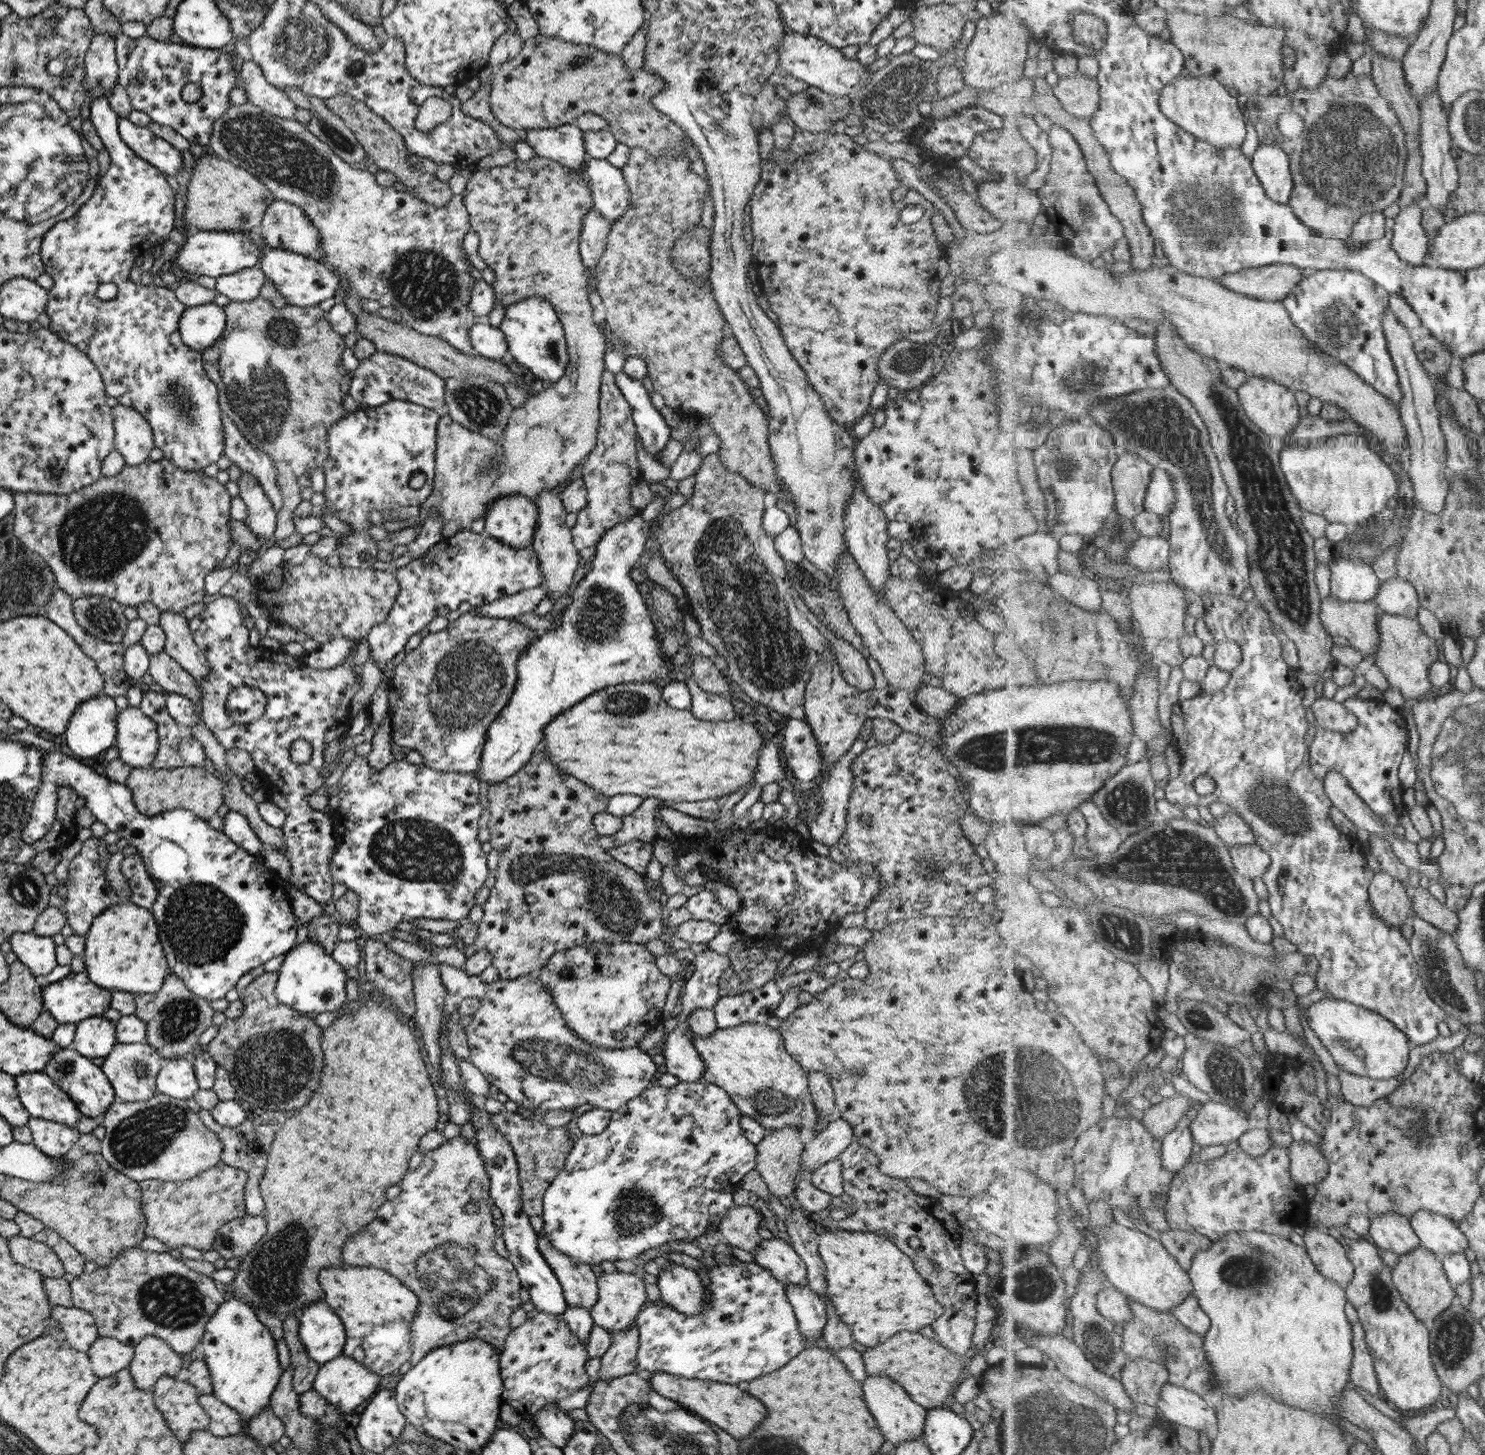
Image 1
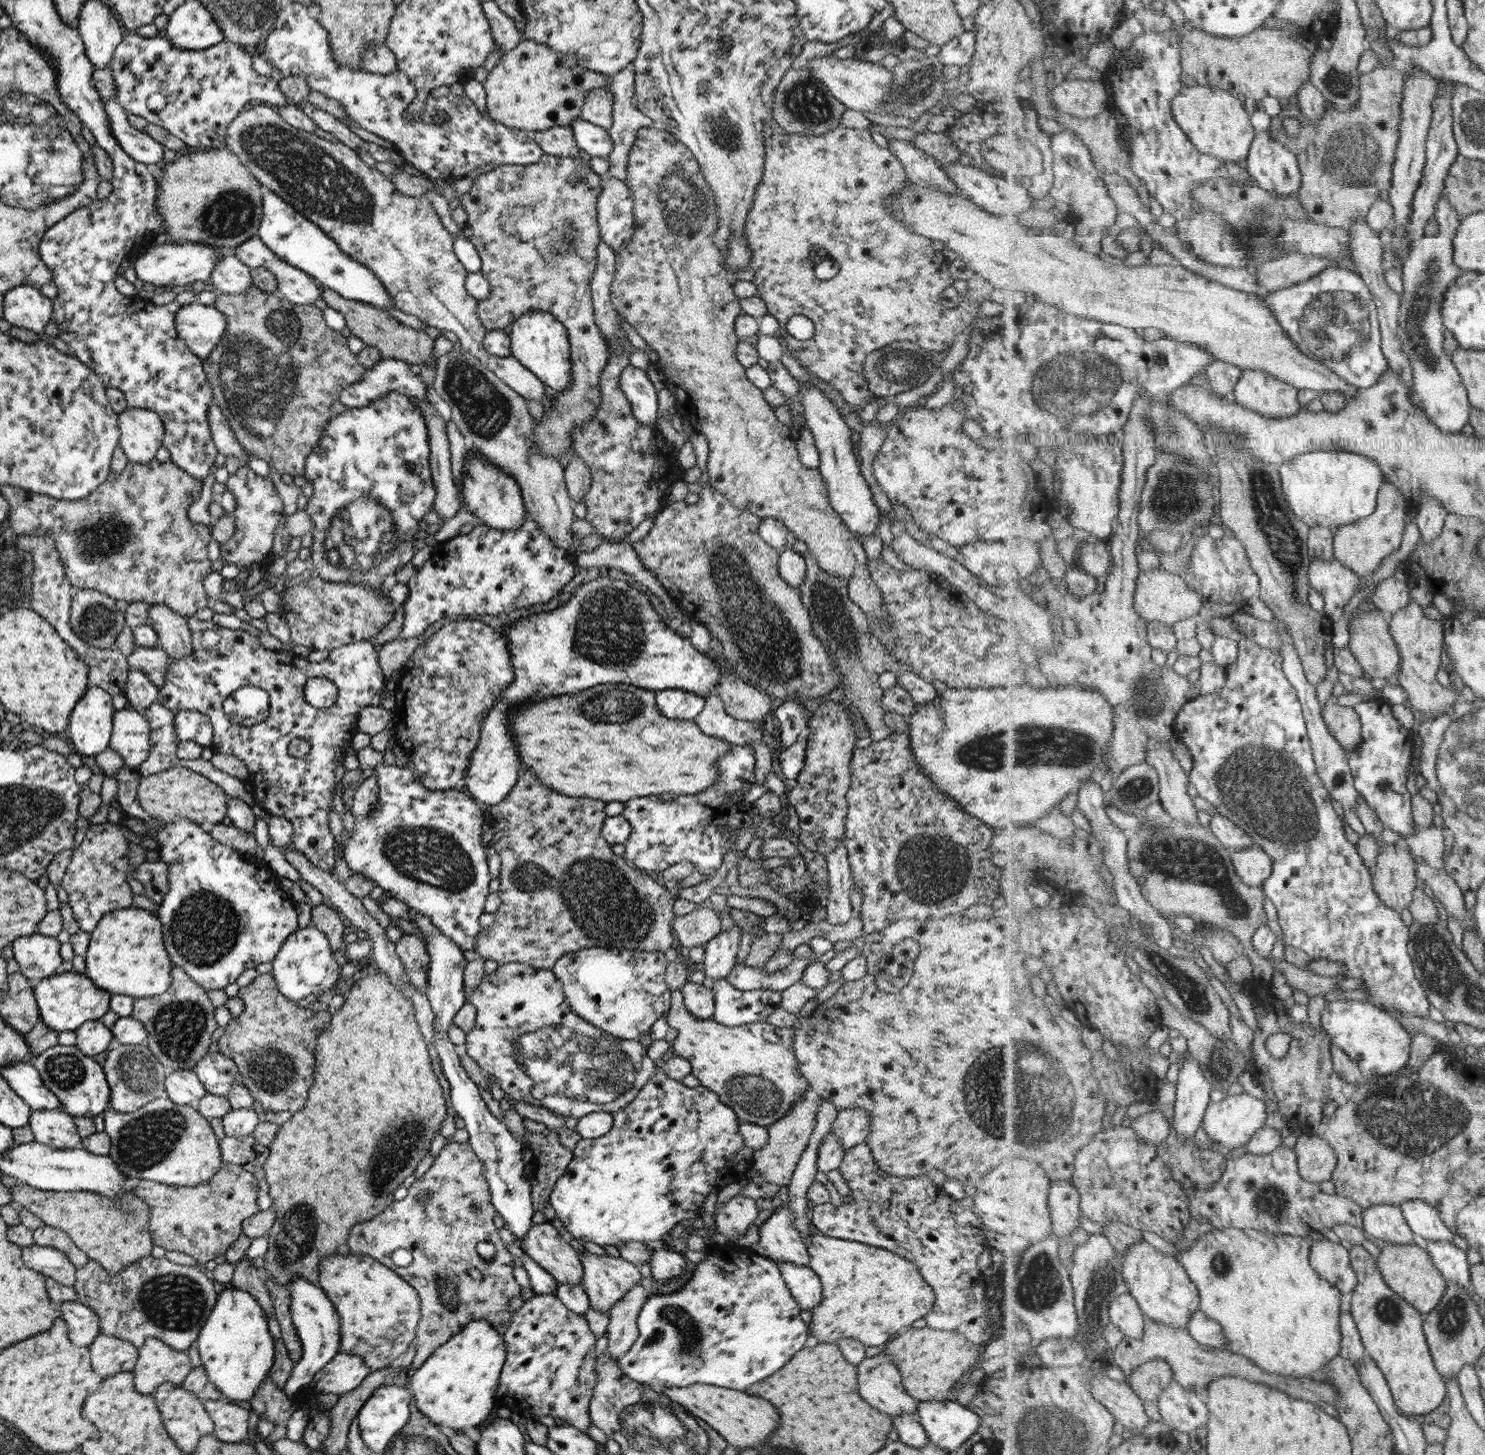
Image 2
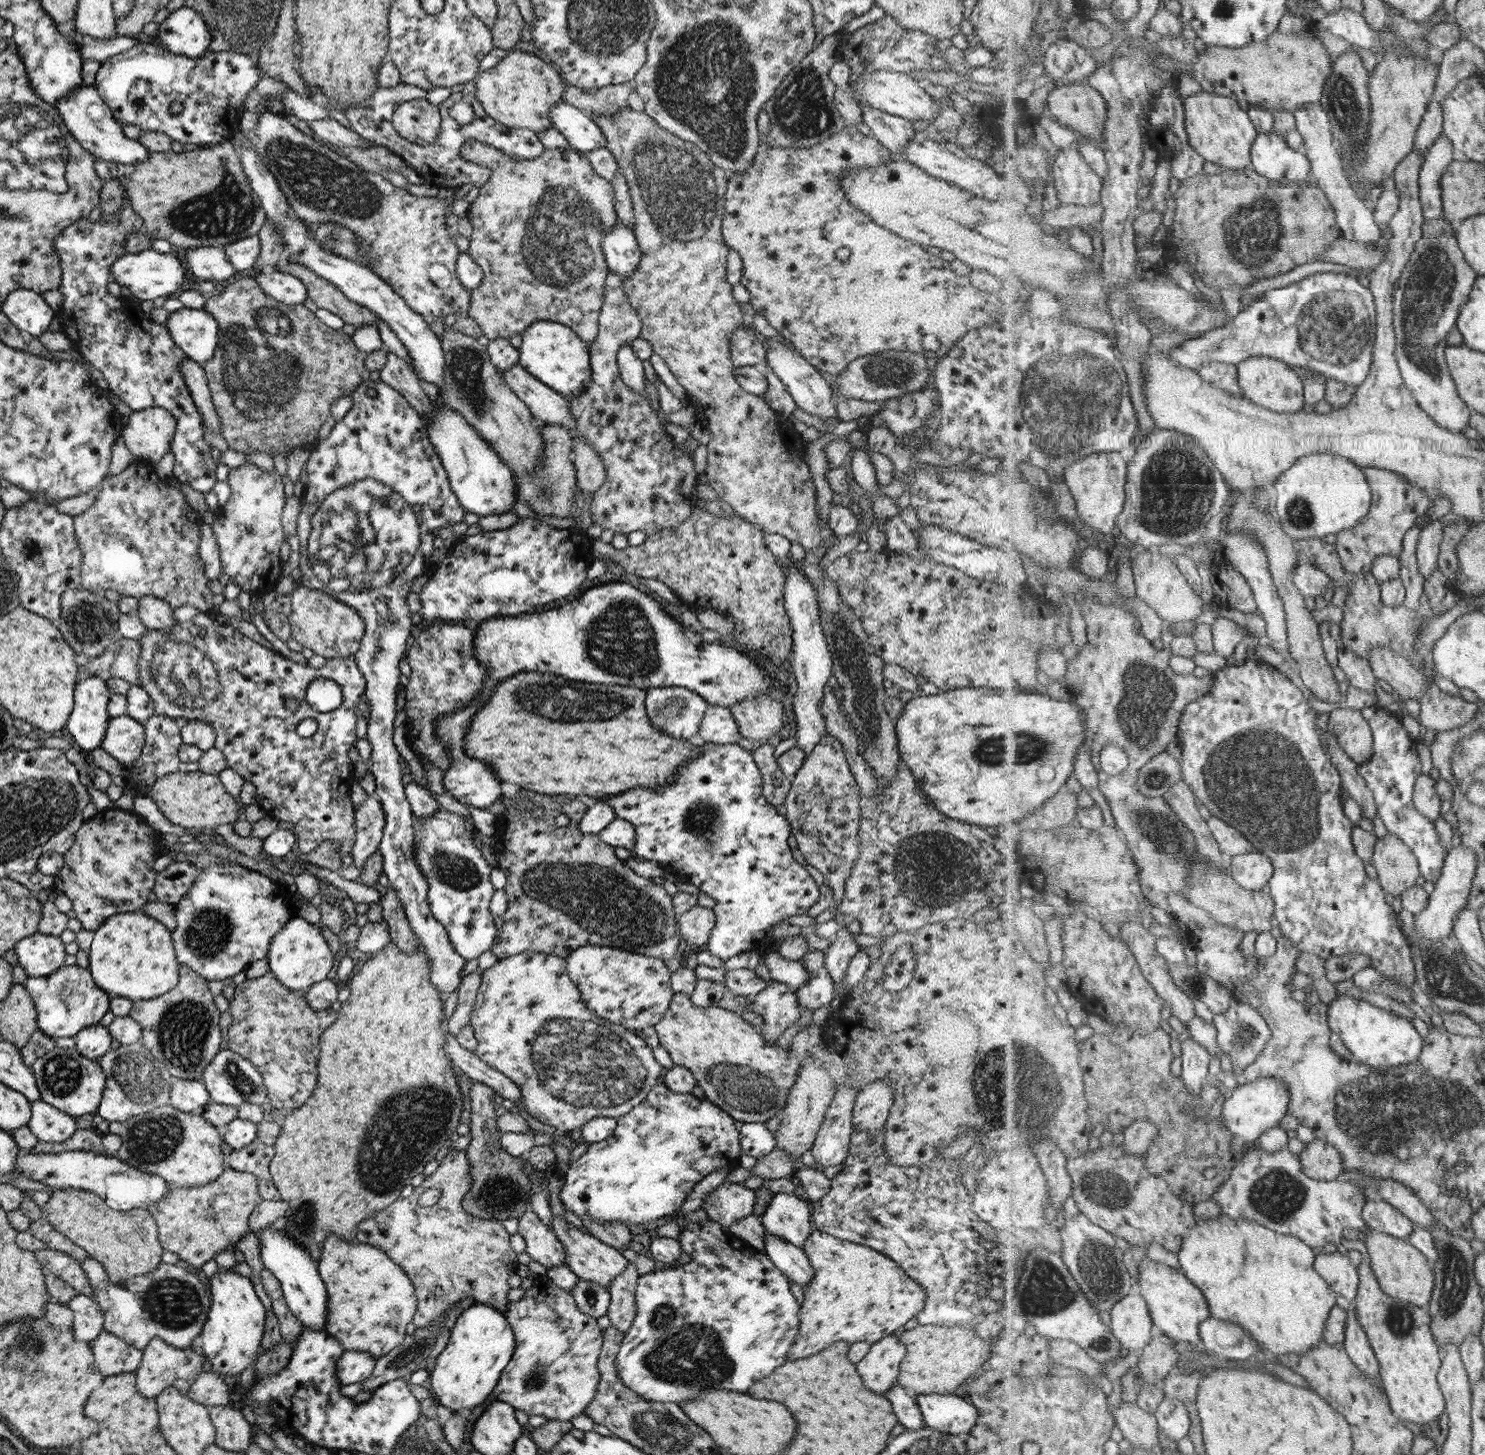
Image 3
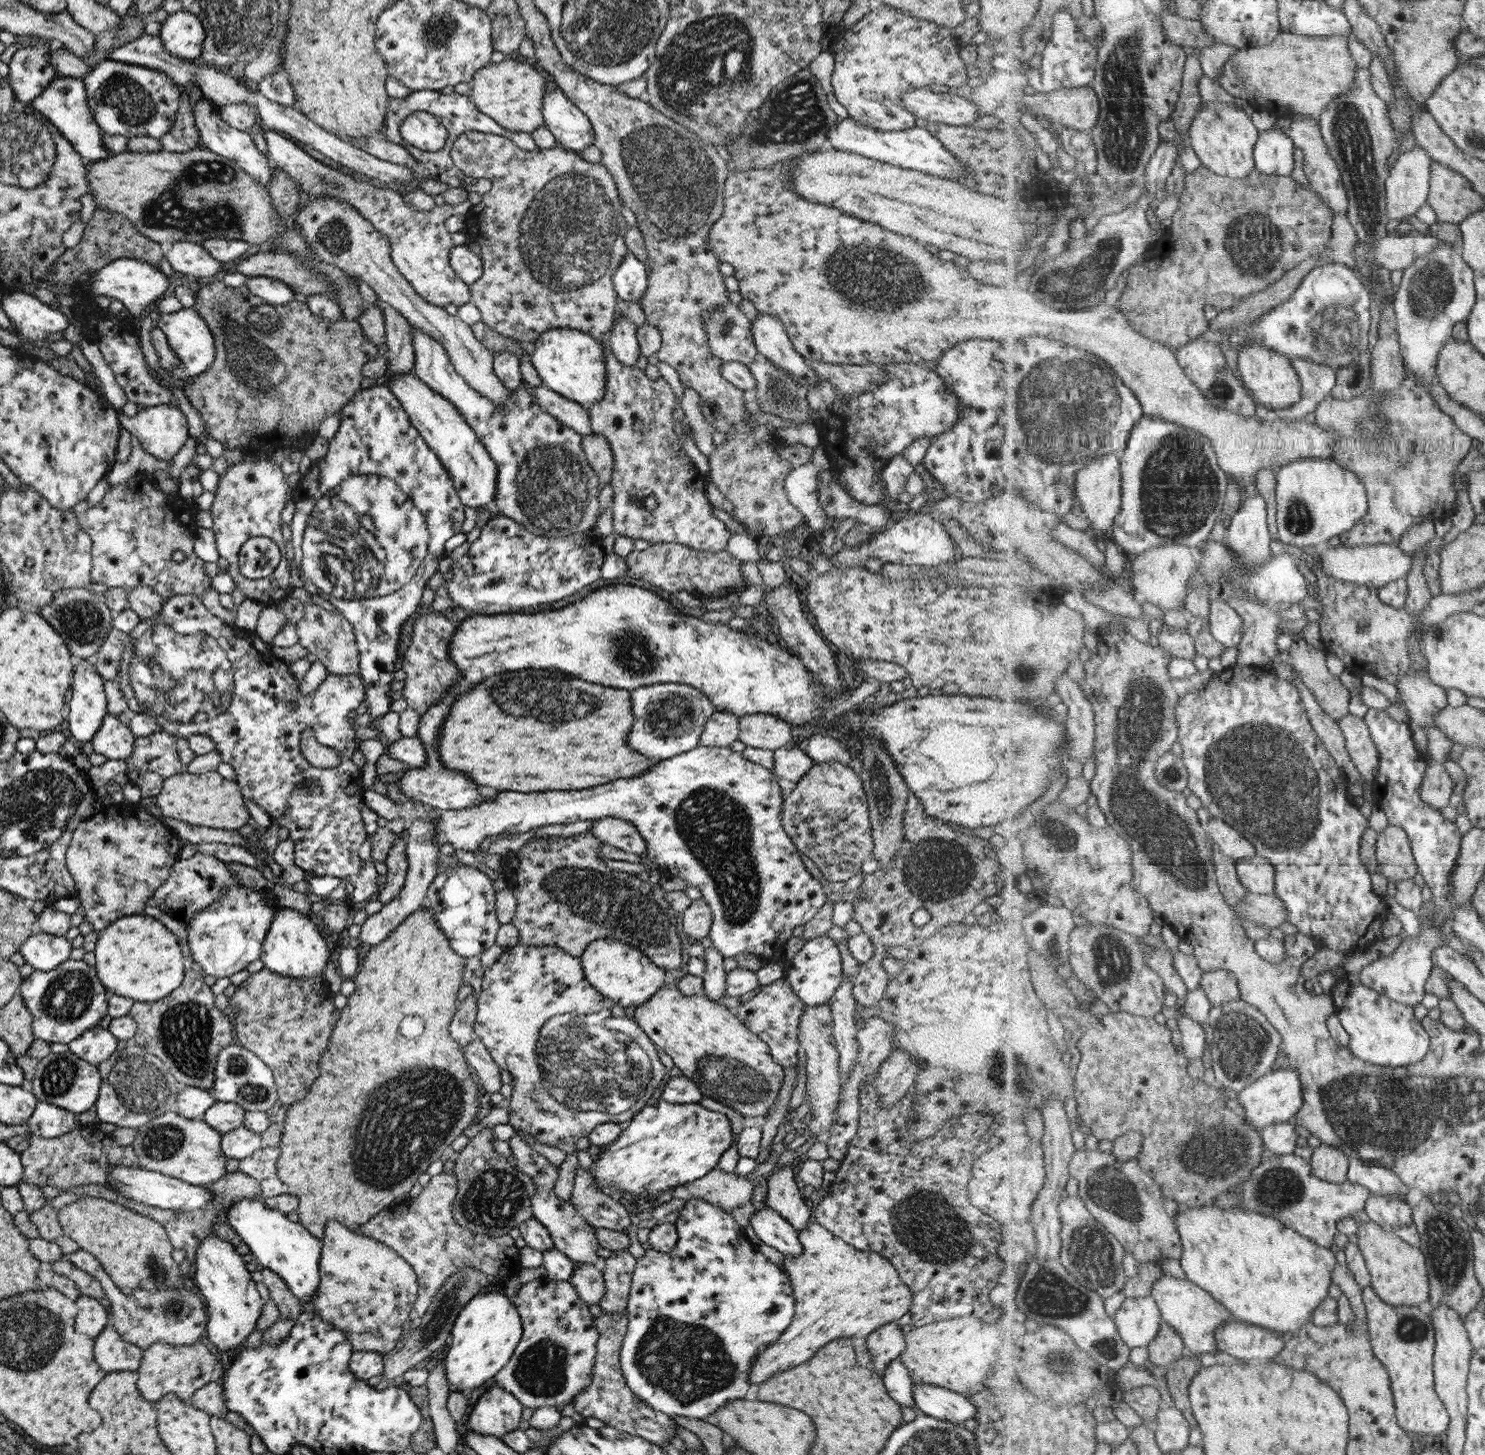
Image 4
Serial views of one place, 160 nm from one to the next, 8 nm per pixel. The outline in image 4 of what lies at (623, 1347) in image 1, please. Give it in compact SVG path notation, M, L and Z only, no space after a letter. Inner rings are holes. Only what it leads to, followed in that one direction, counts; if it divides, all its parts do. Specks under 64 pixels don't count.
M627 1249L615 1251L612 1257L605 1260L602 1271L604 1291L598 1300L598 1306L605 1313L621 1313L626 1308L627 1297L631 1288L630 1278L636 1263L636 1259L629 1255Z

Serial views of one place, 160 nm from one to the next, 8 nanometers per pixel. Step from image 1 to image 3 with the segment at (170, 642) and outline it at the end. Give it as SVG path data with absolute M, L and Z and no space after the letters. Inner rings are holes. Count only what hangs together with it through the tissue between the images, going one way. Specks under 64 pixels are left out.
M152 596L141 597L135 613L146 630L165 632L169 636L173 614L172 608L165 601Z

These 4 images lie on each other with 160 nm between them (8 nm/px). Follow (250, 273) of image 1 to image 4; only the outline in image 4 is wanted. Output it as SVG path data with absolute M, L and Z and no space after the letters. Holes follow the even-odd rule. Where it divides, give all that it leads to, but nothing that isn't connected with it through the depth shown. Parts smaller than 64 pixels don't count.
M172 242L164 246L162 256L169 262L173 271L181 274L207 278L227 268L227 265L215 260L201 248L200 243Z

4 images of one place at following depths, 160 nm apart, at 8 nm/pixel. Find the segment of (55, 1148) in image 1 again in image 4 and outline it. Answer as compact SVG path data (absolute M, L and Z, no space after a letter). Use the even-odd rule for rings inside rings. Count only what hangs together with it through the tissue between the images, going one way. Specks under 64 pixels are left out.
M38 1101L26 1125L29 1133L51 1138L78 1128L77 1117L77 1113Z

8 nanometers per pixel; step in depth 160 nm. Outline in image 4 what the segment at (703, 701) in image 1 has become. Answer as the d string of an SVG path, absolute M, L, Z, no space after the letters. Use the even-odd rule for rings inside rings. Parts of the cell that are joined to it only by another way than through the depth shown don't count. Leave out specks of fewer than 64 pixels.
M713 711L713 714L703 725L699 746L729 746L738 739L738 717L725 711Z

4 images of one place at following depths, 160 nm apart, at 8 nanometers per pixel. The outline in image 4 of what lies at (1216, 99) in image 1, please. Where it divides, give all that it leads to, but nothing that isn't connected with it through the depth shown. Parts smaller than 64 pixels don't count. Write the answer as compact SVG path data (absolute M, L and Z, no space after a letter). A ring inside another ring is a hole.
M1210 100L1209 102L1201 103L1201 109L1195 114L1189 127L1190 145L1201 164L1223 177L1245 178L1256 169L1254 153L1259 137L1260 130L1256 127L1252 117L1249 114L1245 114L1234 103L1229 102Z

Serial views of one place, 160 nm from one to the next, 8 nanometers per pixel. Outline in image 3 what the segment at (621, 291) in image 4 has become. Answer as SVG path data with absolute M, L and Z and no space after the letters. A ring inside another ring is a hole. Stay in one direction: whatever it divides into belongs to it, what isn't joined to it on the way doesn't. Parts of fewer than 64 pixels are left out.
M616 218L616 225L606 232L600 242L606 267L620 279L627 278L638 266L638 249L631 225L623 224Z

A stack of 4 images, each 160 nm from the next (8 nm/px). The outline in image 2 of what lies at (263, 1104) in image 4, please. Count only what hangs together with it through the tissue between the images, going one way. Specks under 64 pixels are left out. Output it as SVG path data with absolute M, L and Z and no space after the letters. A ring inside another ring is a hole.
M205 1053L193 1071L209 1094L227 1097L234 1084L242 1084L237 1065L221 1053Z

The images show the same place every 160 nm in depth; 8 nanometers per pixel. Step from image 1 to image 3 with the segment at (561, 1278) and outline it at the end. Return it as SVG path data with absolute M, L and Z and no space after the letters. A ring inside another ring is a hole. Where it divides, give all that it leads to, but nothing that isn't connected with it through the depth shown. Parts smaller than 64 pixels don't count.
M529 1210L517 1219L518 1233L525 1241L524 1251L533 1261L545 1268L564 1264L565 1250L549 1225L541 1223L537 1215Z

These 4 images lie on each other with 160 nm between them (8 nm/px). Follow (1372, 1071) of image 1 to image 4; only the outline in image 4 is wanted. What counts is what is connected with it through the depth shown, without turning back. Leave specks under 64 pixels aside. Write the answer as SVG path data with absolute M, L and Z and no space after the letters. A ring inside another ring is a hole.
M1361 980L1336 982L1331 995L1344 1030L1350 1037L1350 1051L1357 1058L1373 1065L1401 1067L1423 1060L1429 1052L1431 1038L1415 1018L1415 1008L1394 1002L1377 990L1361 984Z

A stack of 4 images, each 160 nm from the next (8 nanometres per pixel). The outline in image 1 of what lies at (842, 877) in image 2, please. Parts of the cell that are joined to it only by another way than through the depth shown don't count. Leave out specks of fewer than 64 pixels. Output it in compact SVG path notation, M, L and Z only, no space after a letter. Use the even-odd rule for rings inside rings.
M861 737L857 738L850 746L850 749L841 758L836 760L831 771L827 773L827 777L819 781L818 791L820 792L822 804L820 804L820 812L818 812L816 818L806 824L810 834L810 840L815 840L815 842L824 844L827 847L832 847L837 844L845 828L848 796L852 789L852 758L857 756L857 753L860 753L865 748L864 739Z

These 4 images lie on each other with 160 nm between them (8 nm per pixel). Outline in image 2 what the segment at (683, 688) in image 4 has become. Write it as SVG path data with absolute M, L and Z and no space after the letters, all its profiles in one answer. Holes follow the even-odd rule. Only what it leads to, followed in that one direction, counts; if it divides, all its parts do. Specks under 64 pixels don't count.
M677 689L656 691L654 701L660 714L677 720L692 720L704 705L703 697Z

